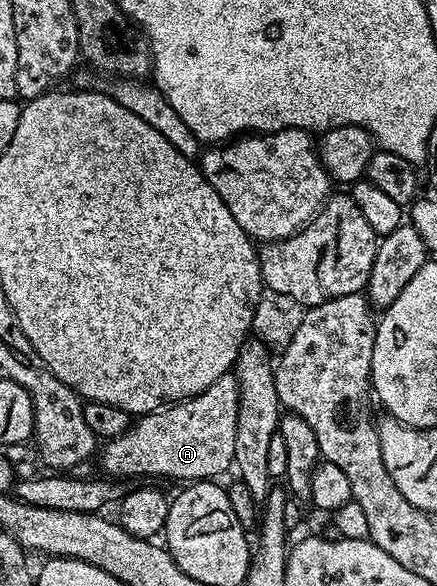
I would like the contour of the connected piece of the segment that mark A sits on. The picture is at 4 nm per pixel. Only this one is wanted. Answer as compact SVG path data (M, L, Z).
M229 373L218 377L218 381L214 385L210 385L202 393L193 395L191 399L185 399L181 402L171 404L167 407L161 407L159 411L150 411L146 415L141 415L126 429L126 433L122 433L118 437L107 440L103 444L102 450L99 452L98 460L109 471L107 474L112 477L124 477L120 475L149 475L149 480L160 481L156 479L184 479L183 481L212 481L220 475L224 470L231 468L234 463L234 436L238 434L238 405L240 404L240 384L236 381L235 374Z

